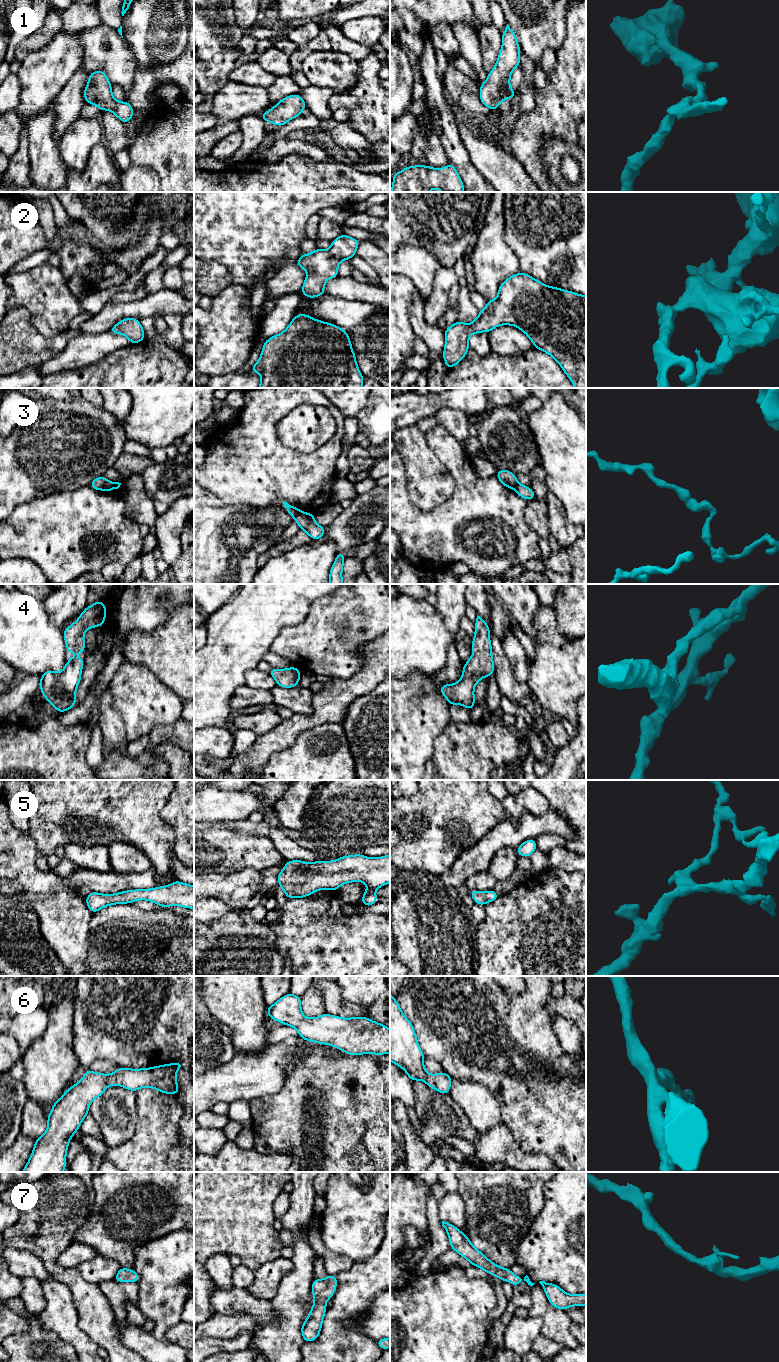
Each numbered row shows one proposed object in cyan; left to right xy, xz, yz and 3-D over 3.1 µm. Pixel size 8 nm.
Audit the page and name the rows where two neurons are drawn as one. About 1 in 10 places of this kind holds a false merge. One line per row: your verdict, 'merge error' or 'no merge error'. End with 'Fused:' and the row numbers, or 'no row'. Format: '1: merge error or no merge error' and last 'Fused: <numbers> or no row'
1: no merge error
2: no merge error
3: merge error
4: no merge error
5: no merge error
6: no merge error
7: no merge error
Fused: 3

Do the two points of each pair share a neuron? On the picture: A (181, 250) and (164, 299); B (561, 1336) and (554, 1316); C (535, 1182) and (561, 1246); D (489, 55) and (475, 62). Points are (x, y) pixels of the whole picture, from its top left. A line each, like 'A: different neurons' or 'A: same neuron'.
A: different neurons
B: same neuron
C: different neurons
D: different neurons

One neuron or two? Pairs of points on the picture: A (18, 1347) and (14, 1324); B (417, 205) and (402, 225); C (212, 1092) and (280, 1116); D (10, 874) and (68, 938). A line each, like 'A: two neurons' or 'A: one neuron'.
A: two neurons
B: one neuron
C: two neurons
D: one neuron

